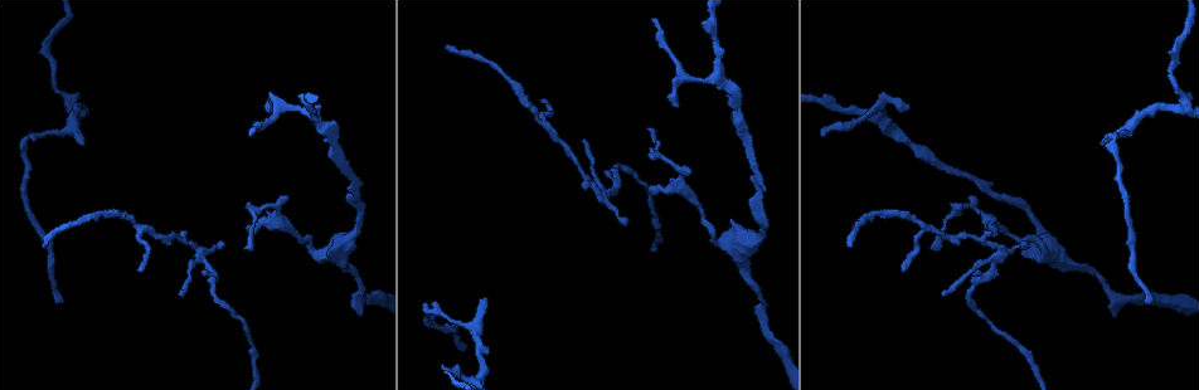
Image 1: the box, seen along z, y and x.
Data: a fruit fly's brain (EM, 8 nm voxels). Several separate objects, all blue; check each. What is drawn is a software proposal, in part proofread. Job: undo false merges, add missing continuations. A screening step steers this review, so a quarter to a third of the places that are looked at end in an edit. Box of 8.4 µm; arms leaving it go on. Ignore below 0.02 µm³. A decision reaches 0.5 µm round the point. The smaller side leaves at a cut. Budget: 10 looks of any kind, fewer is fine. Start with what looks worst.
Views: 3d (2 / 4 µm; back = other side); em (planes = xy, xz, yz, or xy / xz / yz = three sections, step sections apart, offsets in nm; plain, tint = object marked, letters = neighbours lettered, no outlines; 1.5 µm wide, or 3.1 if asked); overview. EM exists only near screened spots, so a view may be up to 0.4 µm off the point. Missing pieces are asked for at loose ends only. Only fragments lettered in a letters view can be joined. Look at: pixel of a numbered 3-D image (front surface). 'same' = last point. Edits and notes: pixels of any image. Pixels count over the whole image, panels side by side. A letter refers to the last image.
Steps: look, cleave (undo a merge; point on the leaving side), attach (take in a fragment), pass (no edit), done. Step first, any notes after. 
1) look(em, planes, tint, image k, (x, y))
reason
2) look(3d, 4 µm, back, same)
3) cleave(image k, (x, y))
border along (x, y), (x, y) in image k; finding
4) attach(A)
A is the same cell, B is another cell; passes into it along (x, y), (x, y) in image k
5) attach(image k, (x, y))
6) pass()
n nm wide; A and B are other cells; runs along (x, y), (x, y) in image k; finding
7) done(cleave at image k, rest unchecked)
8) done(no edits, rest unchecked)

look(em, planes, plain, image 1, (446, 47))
free end

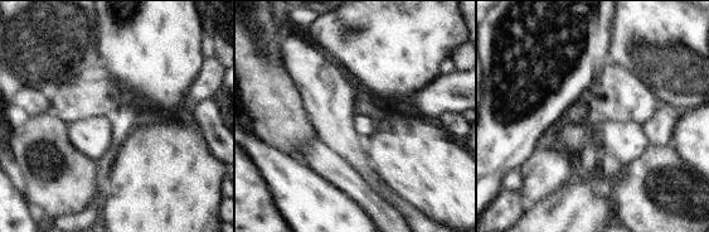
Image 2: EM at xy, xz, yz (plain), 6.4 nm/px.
look(em, planes, letters, same)
what lies round it

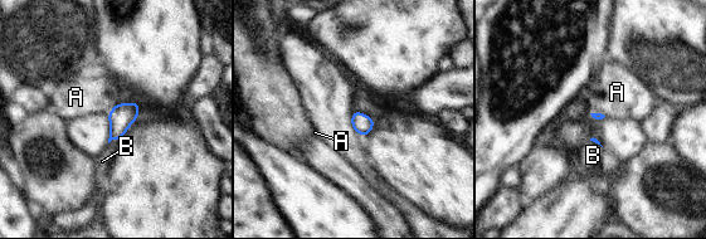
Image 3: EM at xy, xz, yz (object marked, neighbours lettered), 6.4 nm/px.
attach(B)
B is the same cell, A is another cell; the neuron continues

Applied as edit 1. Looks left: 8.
look(em, xz, step 4, letters, image 1, (81, 145))
an open end

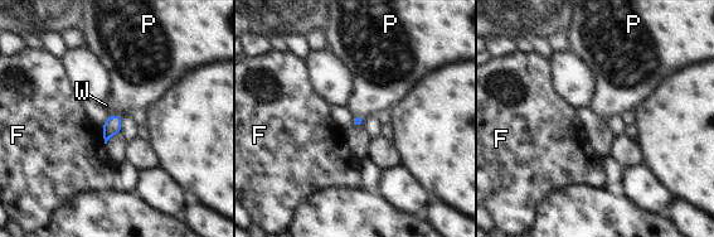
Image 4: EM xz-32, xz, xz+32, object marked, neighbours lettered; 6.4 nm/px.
attach(P)
F touches over 120 nm; P is the same cell, F and W are other cells; it goes on there

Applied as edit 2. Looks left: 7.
look(overview)

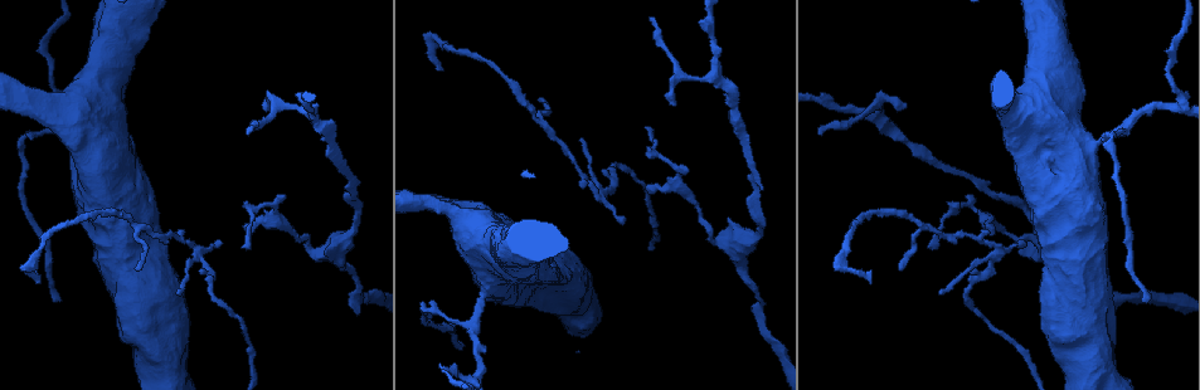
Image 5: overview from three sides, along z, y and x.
look(3d, 2 µm, image 5, (649, 192))
branch stops here

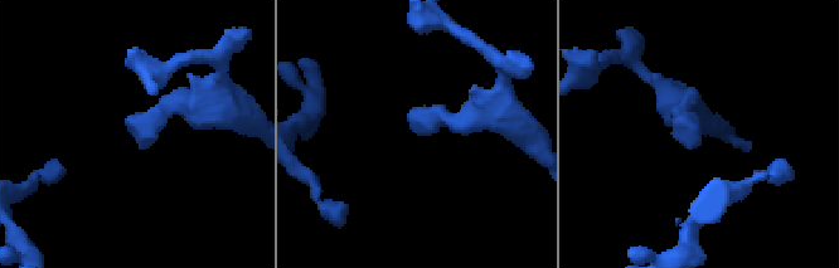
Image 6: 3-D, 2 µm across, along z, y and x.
look(em, planes, plain, image 6, (142, 148))

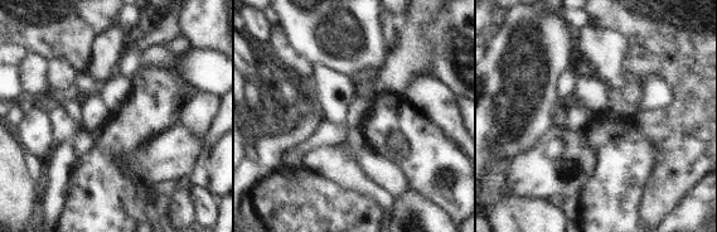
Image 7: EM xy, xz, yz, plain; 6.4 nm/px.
look(em, planes, letters, same)

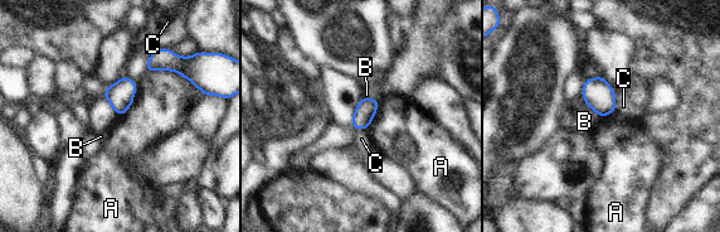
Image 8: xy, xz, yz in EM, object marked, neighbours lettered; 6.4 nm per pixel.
pass()
A, B and C are other cells; none of them fits

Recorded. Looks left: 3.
done(attach at image 3, attach at image 4, rest unchecked)

